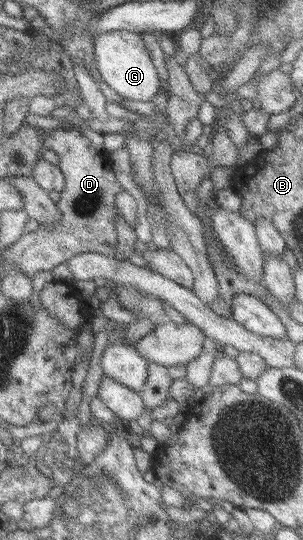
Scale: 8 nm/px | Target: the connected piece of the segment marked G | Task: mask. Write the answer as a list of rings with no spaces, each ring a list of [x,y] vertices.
[[[128,30],[102,32],[94,37],[94,54],[101,79],[121,97],[150,102],[161,90],[163,83],[140,34]]]

